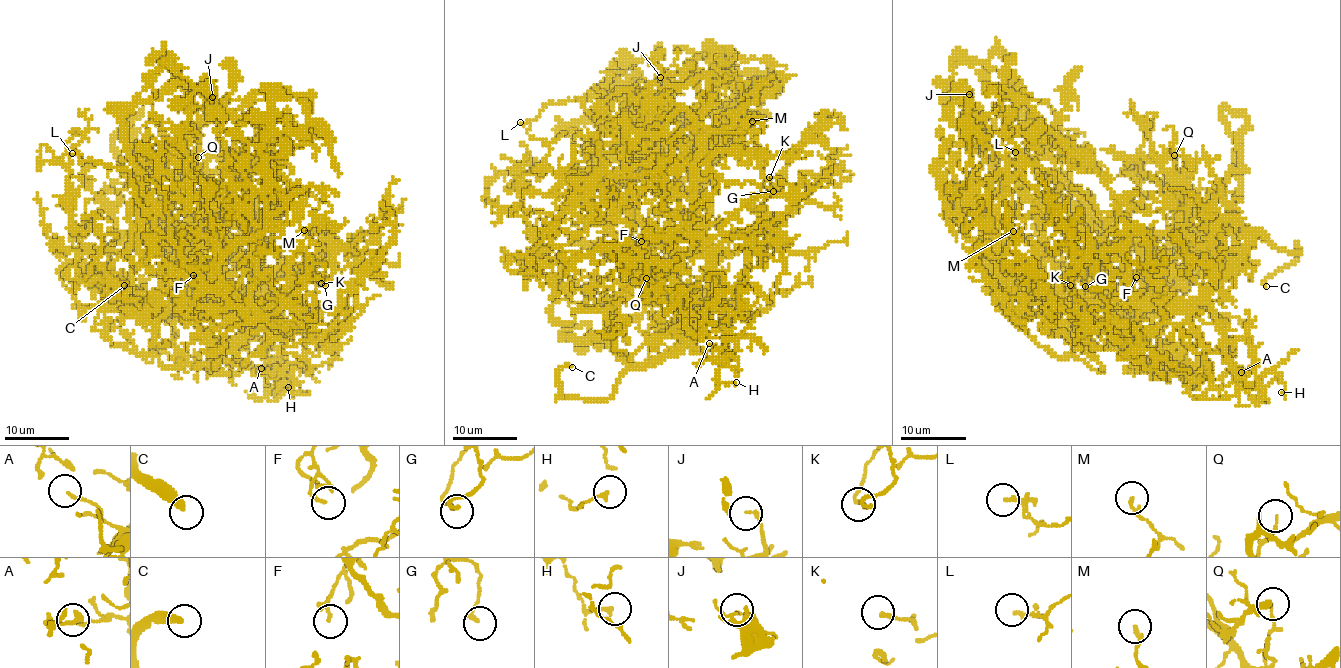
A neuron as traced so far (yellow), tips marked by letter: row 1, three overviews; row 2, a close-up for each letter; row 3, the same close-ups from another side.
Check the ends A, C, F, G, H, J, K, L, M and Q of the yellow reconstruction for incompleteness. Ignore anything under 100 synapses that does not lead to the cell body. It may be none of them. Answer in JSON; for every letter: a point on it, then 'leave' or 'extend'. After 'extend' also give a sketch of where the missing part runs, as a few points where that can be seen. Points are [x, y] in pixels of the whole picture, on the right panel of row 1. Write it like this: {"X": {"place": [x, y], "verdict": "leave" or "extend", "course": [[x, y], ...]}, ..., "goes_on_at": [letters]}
{"A": {"place": [1241, 372], "verdict": "leave"}, "C": {"place": [1266, 286], "verdict": "extend", "course": [[1266, 286], [1266, 331], [1273, 342], [1263, 370], [1264, 388], [1271, 400]]}, "F": {"place": [1136, 277], "verdict": "leave"}, "G": {"place": [1085, 286], "verdict": "leave"}, "H": {"place": [1281, 392], "verdict": "leave"}, "J": {"place": [969, 94], "verdict": "leave"}, "K": {"place": [1070, 285], "verdict": "leave"}, "L": {"place": [1015, 152], "verdict": "leave"}, "M": {"place": [1013, 231], "verdict": "leave"}, "Q": {"place": [1174, 155], "verdict": "leave"}, "goes_on_at": ["C"]}

